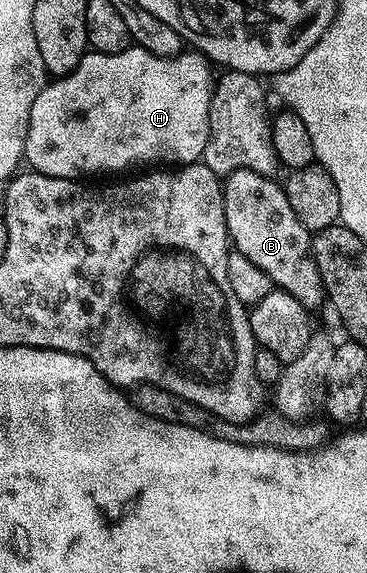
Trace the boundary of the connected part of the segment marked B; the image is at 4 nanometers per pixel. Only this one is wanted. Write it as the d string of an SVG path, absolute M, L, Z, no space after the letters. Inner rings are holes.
M238 169L225 176L222 200L226 210L226 234L233 250L248 257L256 269L264 269L275 288L292 293L300 305L315 309L324 303L320 273L310 254L312 232L298 220L292 205L288 205L285 186L277 178Z

